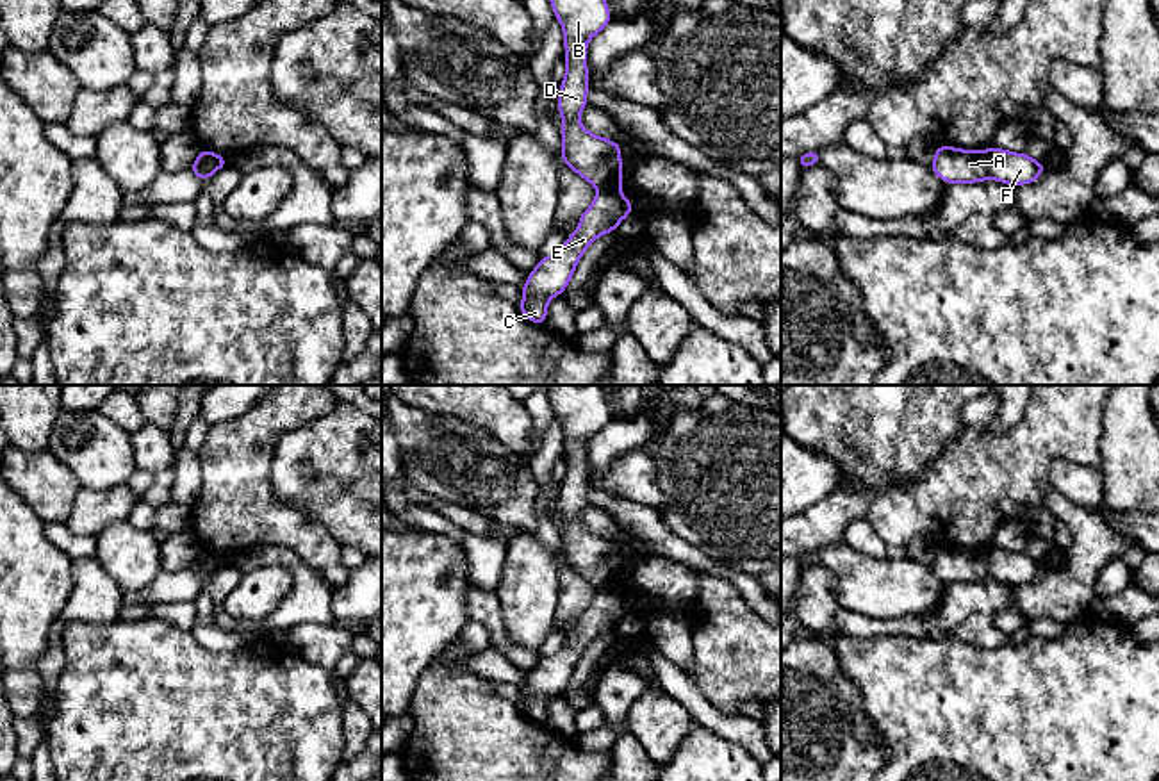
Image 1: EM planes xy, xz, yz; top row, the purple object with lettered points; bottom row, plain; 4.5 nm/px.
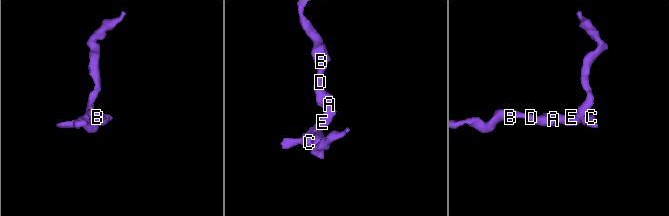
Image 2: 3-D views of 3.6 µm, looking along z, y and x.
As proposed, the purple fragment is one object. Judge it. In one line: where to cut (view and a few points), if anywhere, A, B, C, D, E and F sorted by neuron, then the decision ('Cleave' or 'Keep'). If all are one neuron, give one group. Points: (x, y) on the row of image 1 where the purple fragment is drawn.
Split along yz (985, 152), (992, 177). Groups: A B D / C E F. Cleave

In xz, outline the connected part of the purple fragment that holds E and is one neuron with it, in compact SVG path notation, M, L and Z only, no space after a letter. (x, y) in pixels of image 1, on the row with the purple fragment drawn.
M619 191L597 193L590 207L580 216L578 228L565 239L555 255L542 255L533 271L528 273L521 289L522 305L519 312L542 325L547 319L547 303L562 296L587 248L599 237L617 230L617 225L633 212L631 200Z

